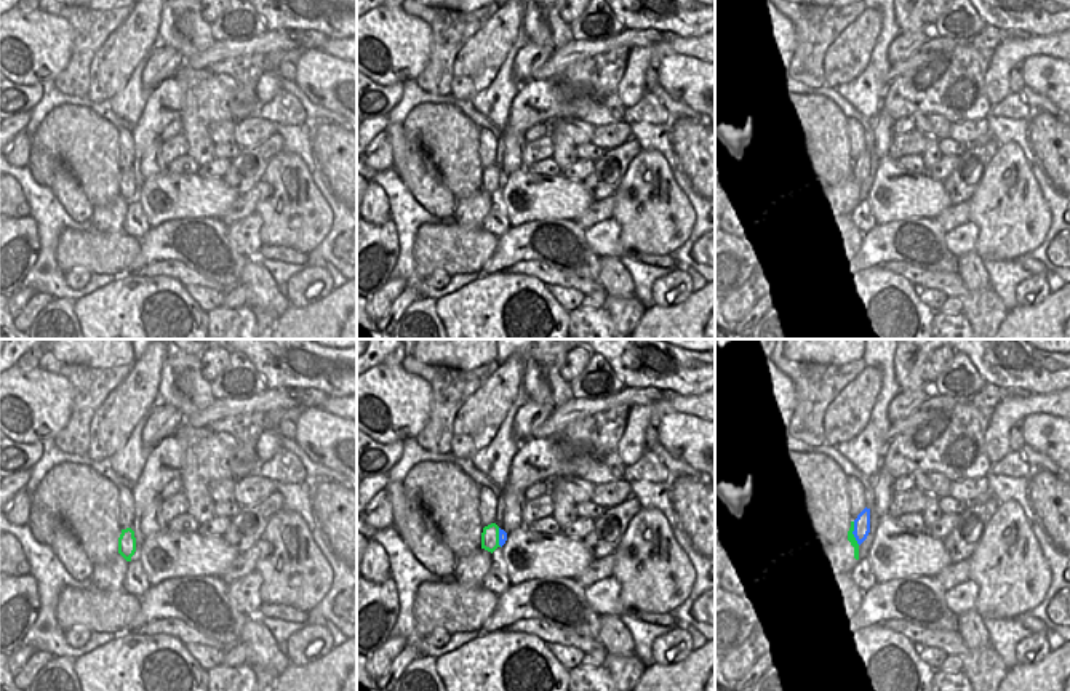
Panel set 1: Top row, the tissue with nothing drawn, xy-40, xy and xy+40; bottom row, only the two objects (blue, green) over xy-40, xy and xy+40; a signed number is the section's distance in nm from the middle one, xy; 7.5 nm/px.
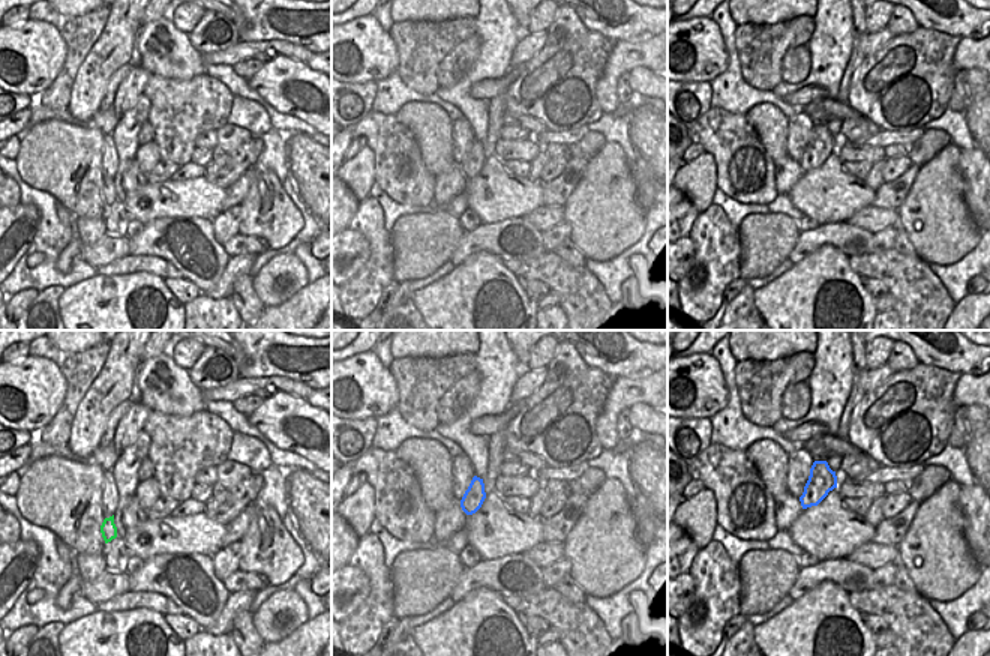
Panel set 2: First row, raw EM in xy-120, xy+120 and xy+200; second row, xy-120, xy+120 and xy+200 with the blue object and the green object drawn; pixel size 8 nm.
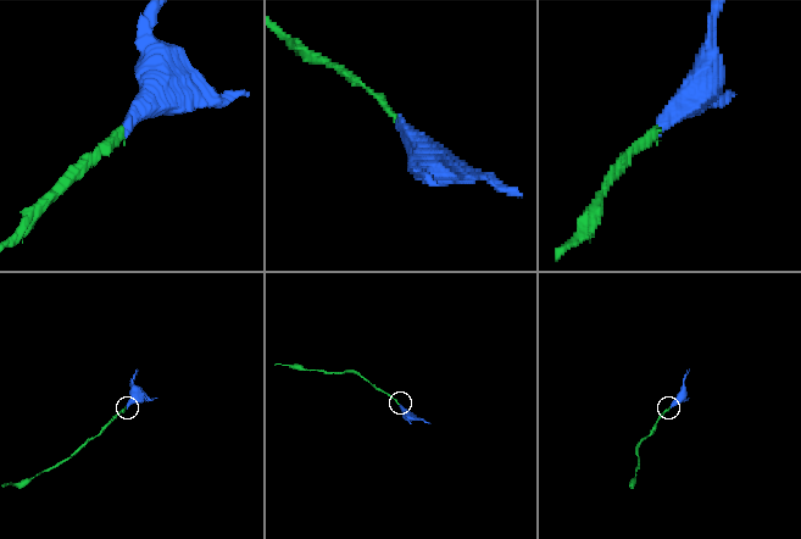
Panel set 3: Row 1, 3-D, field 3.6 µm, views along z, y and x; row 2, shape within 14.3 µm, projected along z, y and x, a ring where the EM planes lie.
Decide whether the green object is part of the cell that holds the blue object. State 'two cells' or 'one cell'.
one cell

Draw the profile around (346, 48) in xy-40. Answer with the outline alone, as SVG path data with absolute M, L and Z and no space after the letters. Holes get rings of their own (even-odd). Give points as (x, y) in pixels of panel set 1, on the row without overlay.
M357 34L344 40L326 40L321 50L337 59L357 62Z

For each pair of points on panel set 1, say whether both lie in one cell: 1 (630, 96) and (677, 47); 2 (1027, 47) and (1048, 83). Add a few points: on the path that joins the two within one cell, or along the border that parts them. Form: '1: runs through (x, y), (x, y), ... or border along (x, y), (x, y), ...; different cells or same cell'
1: runs through (634, 80), (635, 72), (661, 50); same cell
2: border along (1053, 55), (1029, 55), (1019, 64); different cells

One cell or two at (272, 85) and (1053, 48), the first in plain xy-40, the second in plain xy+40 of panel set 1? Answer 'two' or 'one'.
one

